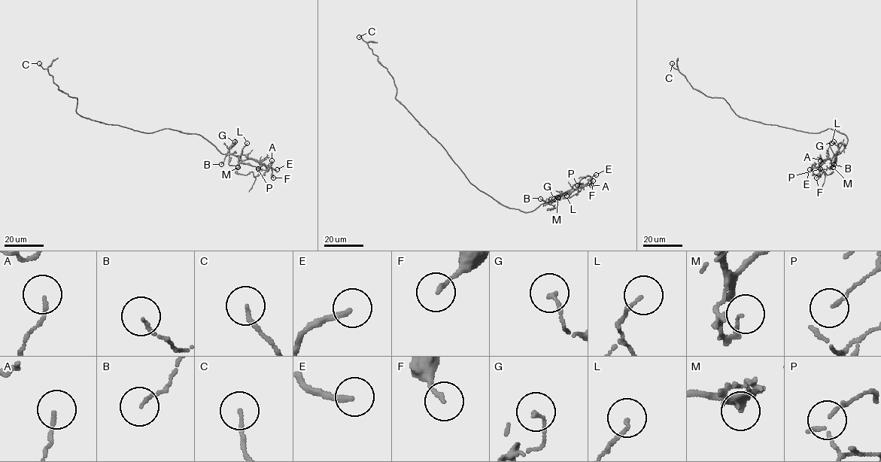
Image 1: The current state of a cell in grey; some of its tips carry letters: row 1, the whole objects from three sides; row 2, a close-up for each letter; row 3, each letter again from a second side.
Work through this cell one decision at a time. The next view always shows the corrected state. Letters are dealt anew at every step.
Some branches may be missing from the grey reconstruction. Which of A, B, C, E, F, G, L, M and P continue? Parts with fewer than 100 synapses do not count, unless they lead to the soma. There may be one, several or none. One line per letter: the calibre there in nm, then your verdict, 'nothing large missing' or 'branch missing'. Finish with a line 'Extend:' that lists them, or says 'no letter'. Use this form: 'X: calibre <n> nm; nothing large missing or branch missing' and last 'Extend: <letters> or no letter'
A: calibre 120 nm; nothing large missing
B: calibre 80 nm; nothing large missing
C: calibre 130 nm; nothing large missing
E: calibre 200 nm; branch missing
F: calibre 140 nm; nothing large missing
G: calibre 120 nm; nothing large missing
L: calibre 100 nm; nothing large missing
M: calibre 90 nm; nothing large missing
P: calibre 70 nm; nothing large missing
Extend: E

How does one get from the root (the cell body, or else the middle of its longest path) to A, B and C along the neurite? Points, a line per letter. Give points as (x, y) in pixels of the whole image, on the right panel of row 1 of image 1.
A: (813, 133), (830, 129), (843, 133), (847, 138), (846, 146), (839, 154), (818, 165), (820, 160)
B: (813, 133), (830, 129), (846, 136), (847, 144), (836, 156), (833, 164)
C: (813, 133), (740, 117), (723, 98), (707, 97), (694, 89), (672, 63)

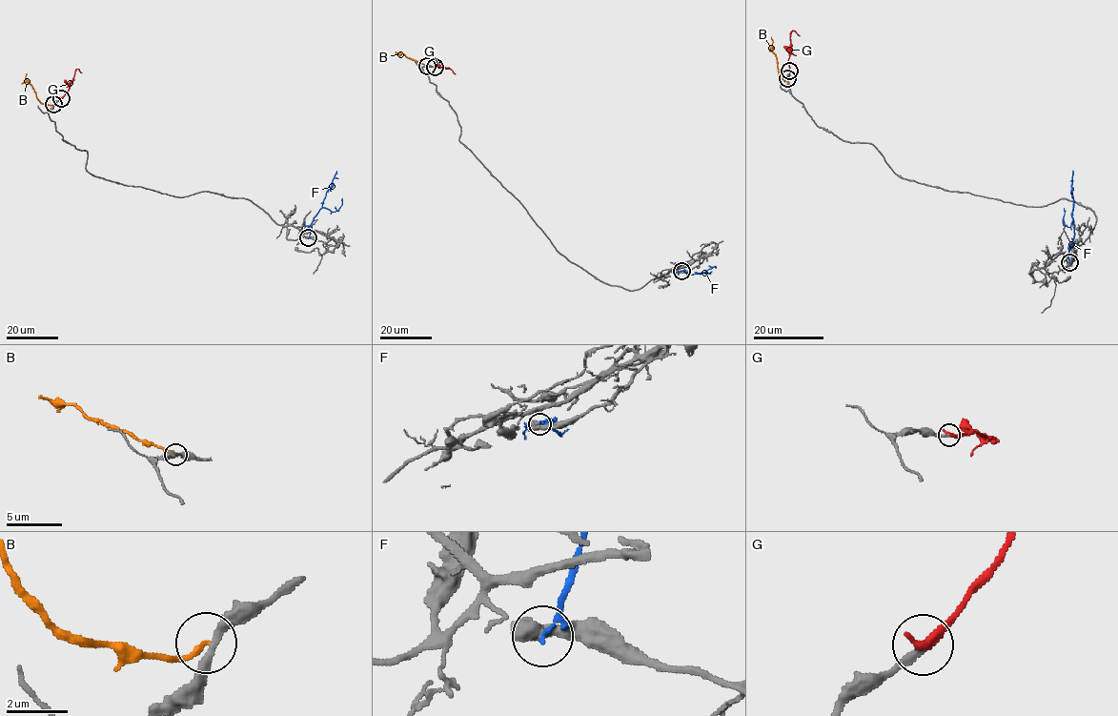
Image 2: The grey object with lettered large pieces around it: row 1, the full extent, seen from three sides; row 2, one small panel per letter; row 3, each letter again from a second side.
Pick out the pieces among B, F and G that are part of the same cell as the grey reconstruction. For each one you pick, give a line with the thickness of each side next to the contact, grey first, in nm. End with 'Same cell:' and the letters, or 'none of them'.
G: Thickness 200 nm (grey) against 320 nm
Same cell: G

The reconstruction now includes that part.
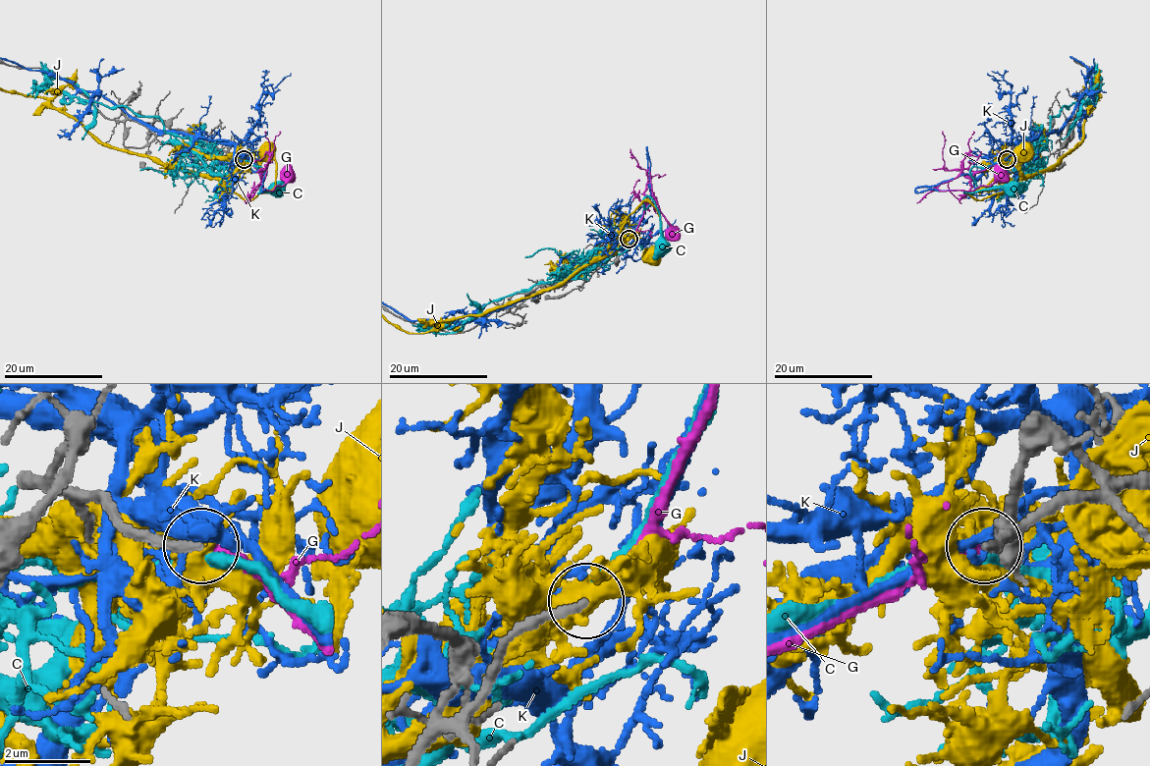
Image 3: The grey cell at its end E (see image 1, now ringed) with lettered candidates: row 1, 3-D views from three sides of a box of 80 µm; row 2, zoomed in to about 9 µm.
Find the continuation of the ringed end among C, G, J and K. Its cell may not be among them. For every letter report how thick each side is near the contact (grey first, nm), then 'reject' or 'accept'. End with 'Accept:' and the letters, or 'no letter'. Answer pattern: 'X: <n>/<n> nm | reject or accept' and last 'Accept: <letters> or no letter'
C: 240/320 nm | reject
G: 200/180 nm | accept
J: 320/360 nm | reject
K: 260/110 nm | reject
Accept: G

